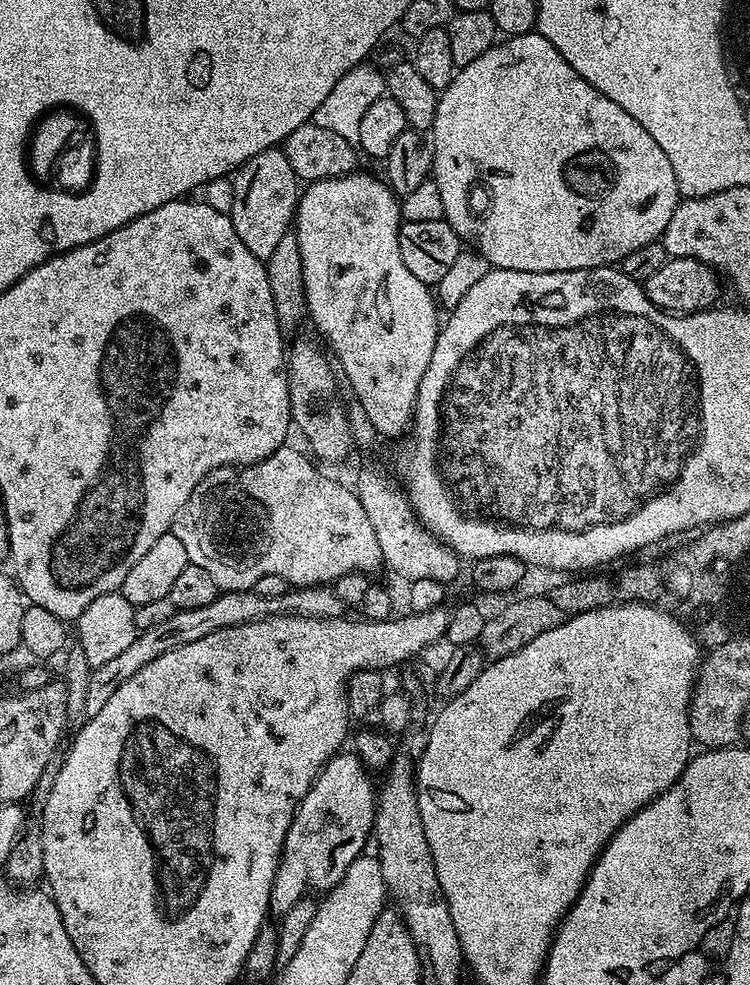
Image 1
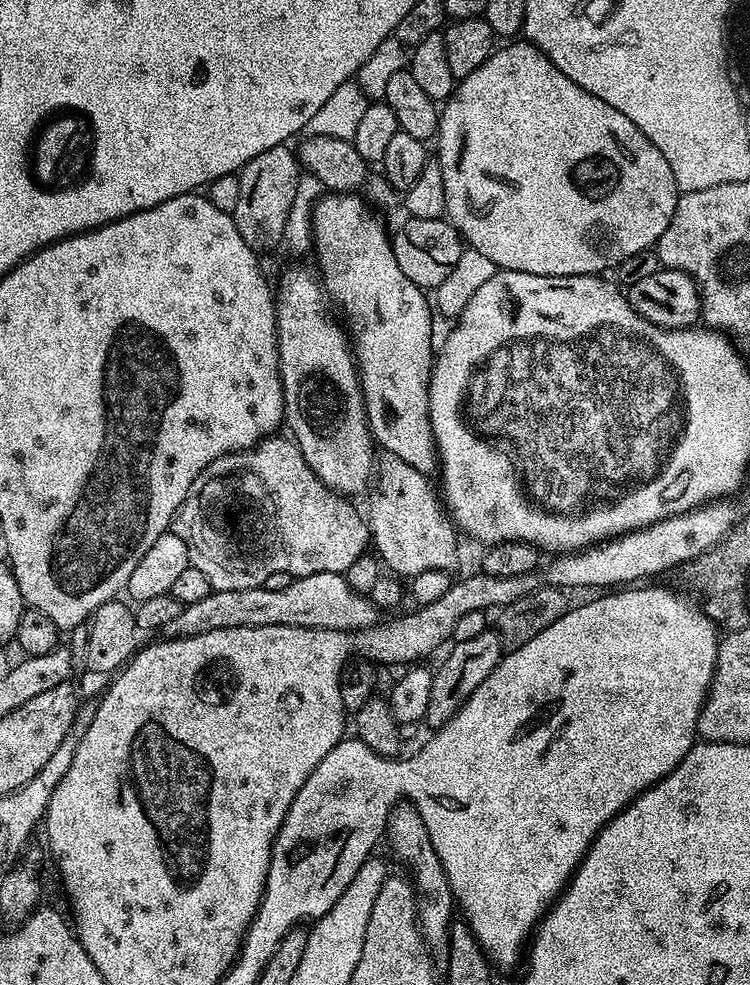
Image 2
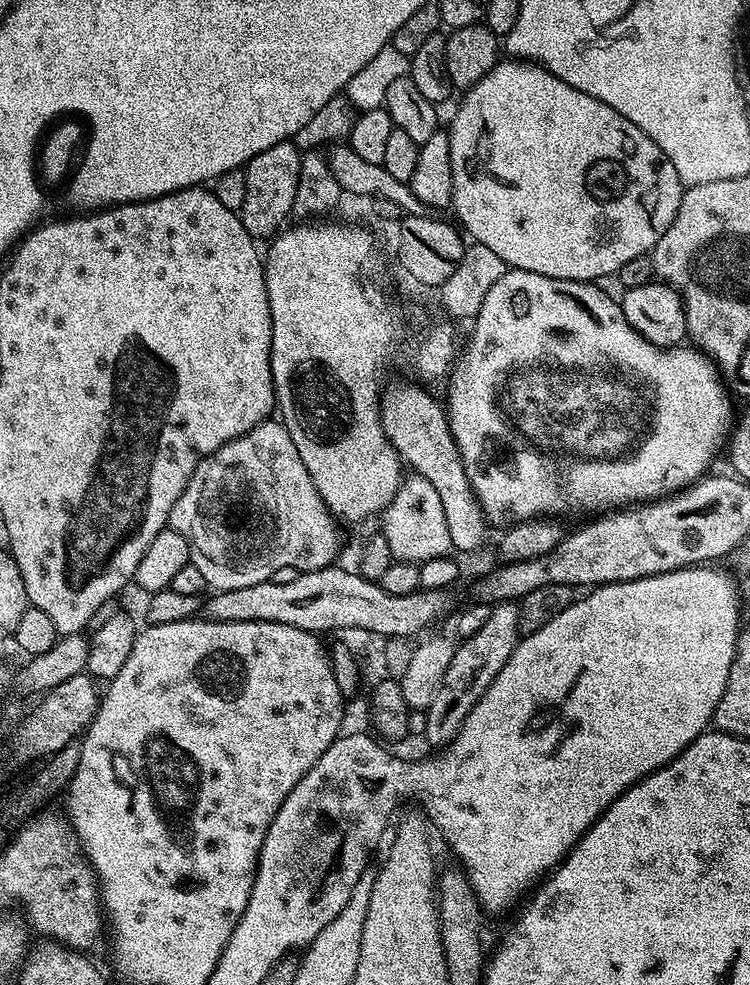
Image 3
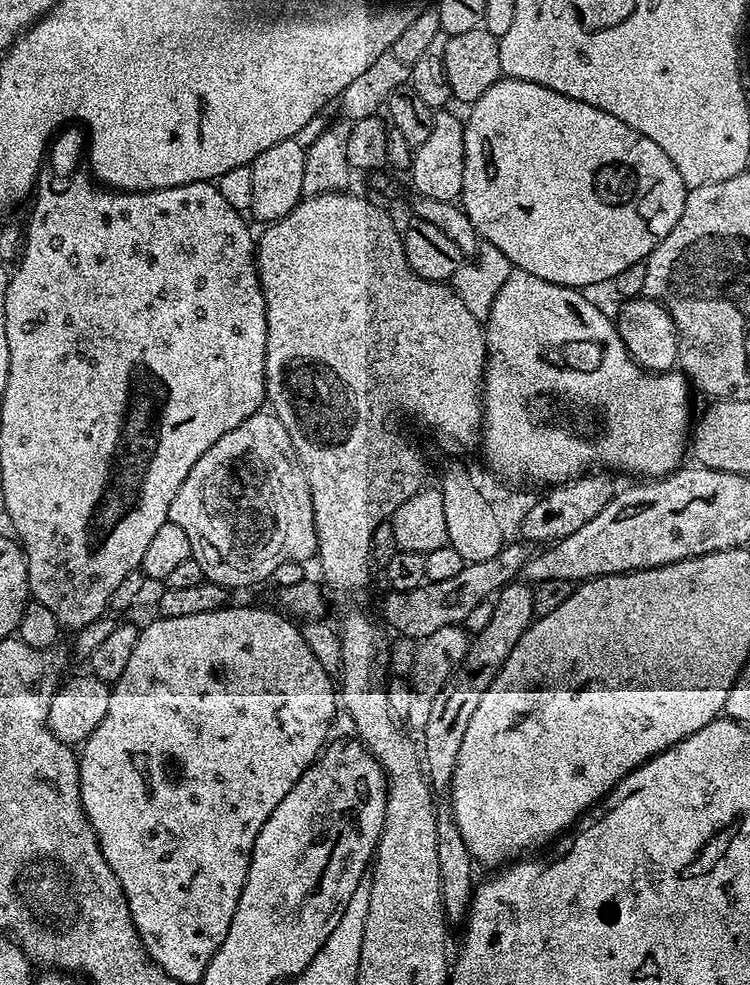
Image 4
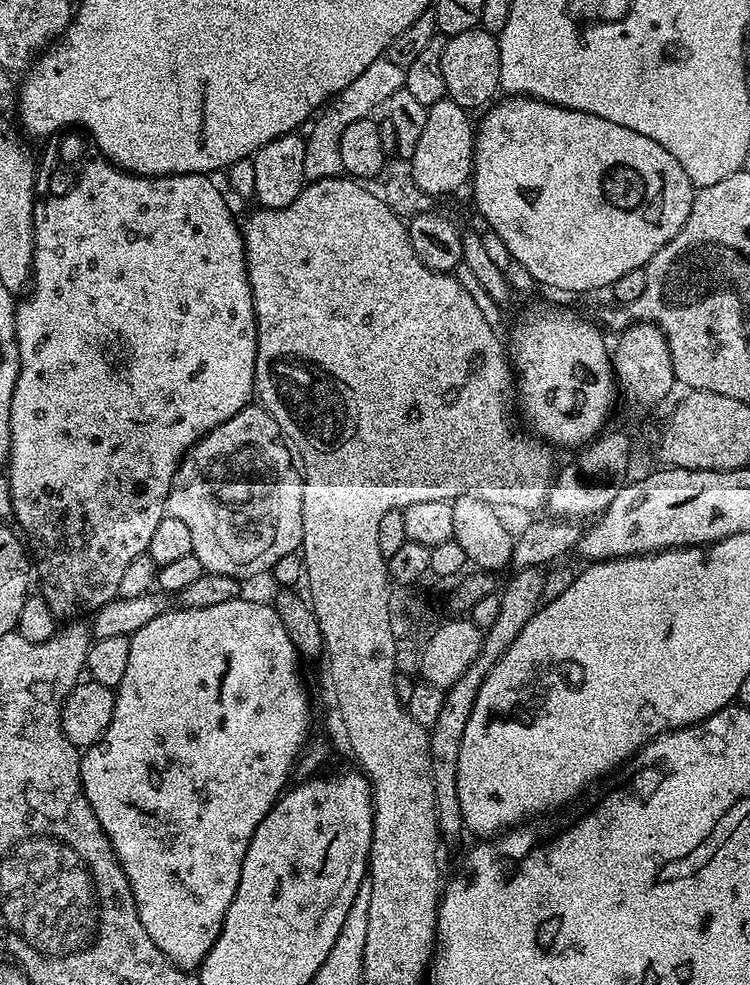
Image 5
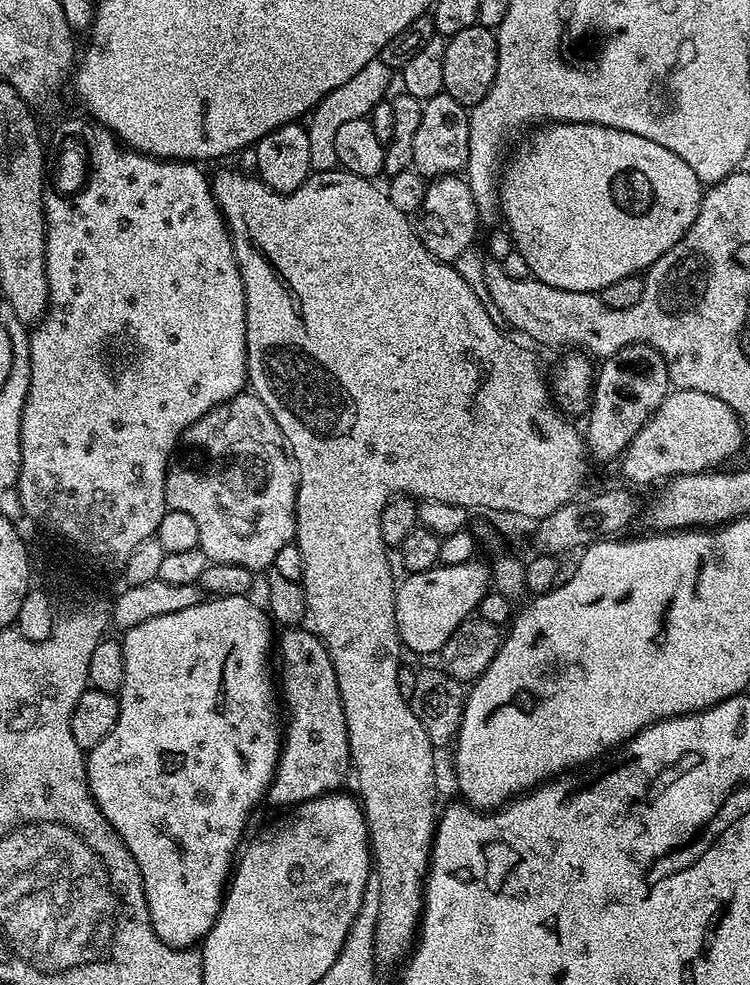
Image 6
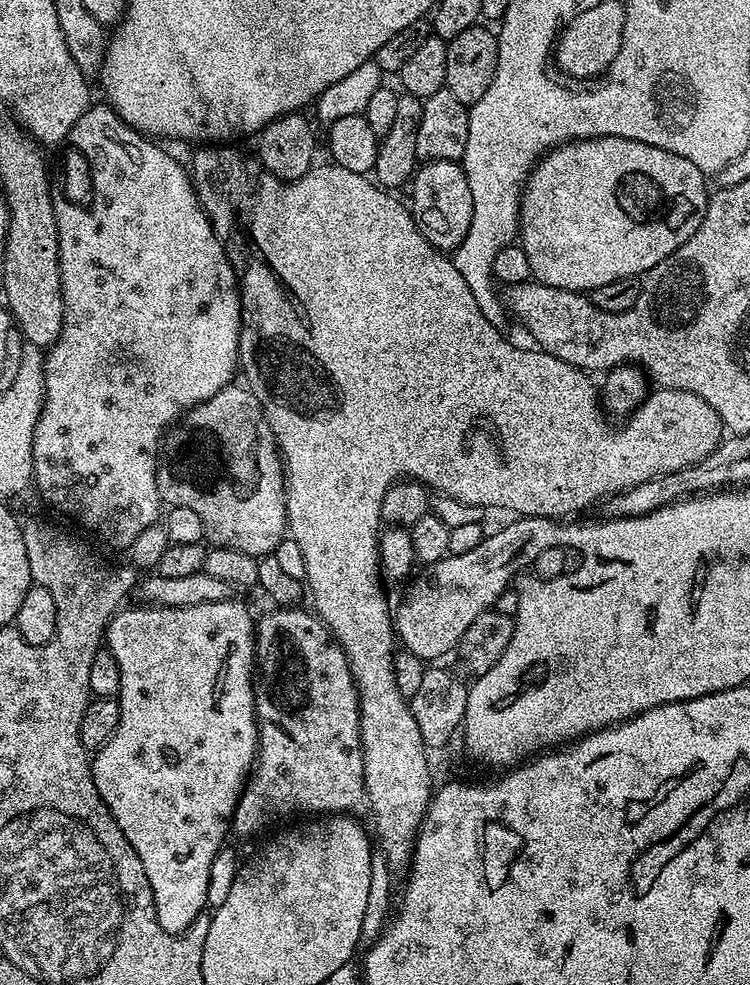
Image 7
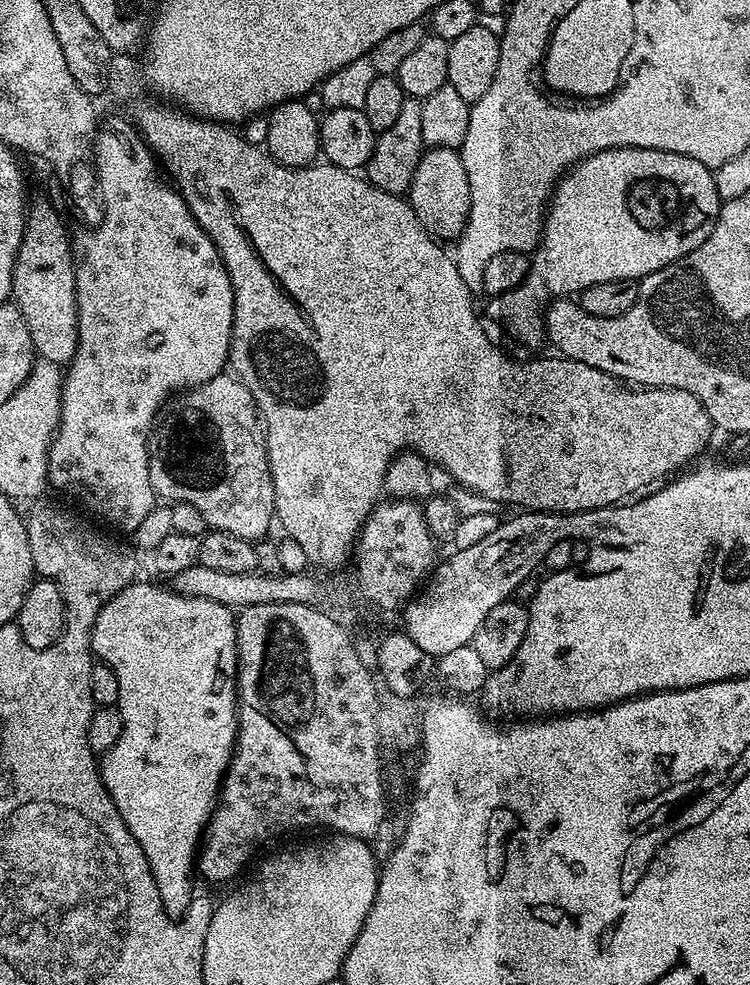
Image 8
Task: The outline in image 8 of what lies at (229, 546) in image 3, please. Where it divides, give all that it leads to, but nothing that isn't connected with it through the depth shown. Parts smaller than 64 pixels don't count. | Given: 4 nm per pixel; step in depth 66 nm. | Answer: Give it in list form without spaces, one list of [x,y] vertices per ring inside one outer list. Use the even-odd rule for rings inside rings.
[[[218,375],[199,388],[187,389],[167,405],[148,441],[148,469],[157,497],[194,506],[209,529],[260,542],[274,524],[274,482],[270,478],[264,426],[250,390],[235,375]]]

